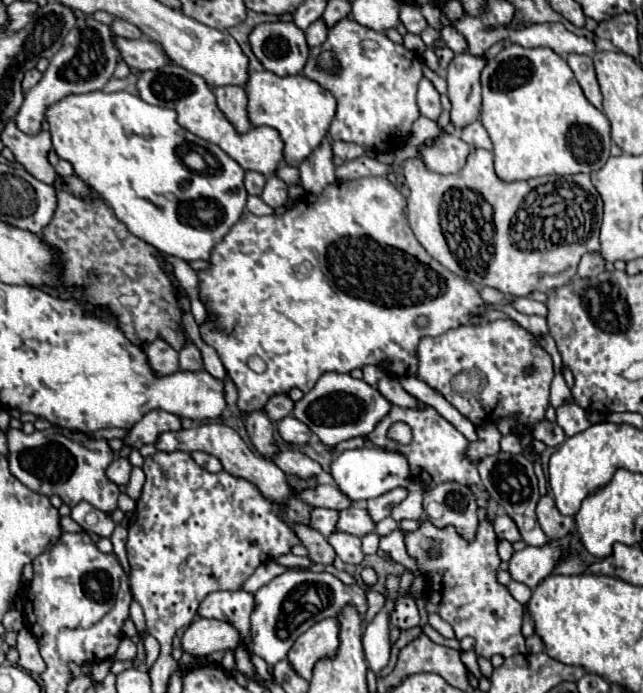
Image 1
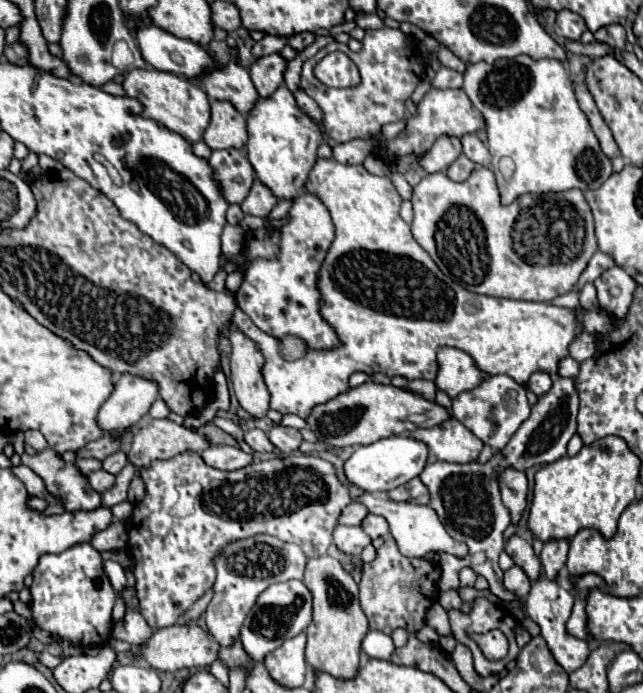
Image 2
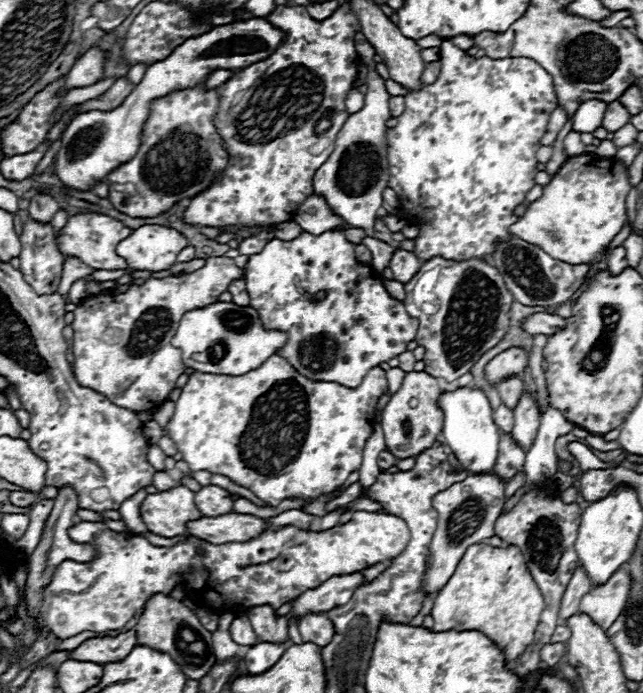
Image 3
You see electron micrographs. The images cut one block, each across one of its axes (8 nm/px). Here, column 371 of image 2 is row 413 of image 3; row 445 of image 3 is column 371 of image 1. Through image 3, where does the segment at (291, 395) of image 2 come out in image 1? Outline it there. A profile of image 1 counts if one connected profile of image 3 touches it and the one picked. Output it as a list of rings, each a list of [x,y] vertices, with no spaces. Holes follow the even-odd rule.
[[[368,176],[368,178],[356,178],[356,180],[334,180],[324,188],[322,194],[304,194],[296,204],[286,210],[284,214],[272,214],[272,216],[254,216],[250,212],[244,212],[240,220],[232,226],[232,230],[224,236],[224,240],[212,250],[210,256],[210,268],[204,272],[198,272],[200,276],[200,298],[204,298],[206,310],[216,314],[216,322],[202,324],[200,334],[202,340],[216,348],[228,376],[234,380],[238,388],[238,410],[250,412],[256,408],[264,408],[266,402],[276,394],[288,394],[292,388],[300,388],[304,394],[310,392],[316,384],[316,380],[324,372],[342,372],[350,374],[354,368],[364,368],[366,364],[382,368],[386,374],[404,378],[404,376],[416,376],[418,368],[418,342],[424,336],[440,336],[452,328],[468,326],[468,324],[480,324],[480,314],[488,312],[488,302],[482,300],[478,290],[466,282],[464,278],[452,274],[446,270],[440,262],[436,262],[416,240],[412,234],[408,220],[406,220],[406,198],[400,194],[396,184],[392,184],[386,176]],[[424,316],[428,320],[426,326],[416,326],[416,318]],[[250,356],[260,356],[266,362],[266,372],[256,374],[246,366],[246,360]]]

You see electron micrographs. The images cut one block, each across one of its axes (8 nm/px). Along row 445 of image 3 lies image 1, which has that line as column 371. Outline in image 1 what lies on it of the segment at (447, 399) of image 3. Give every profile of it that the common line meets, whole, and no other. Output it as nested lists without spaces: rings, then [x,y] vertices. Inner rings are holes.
[[[364,446],[364,448],[356,448],[356,450],[346,450],[338,458],[334,458],[330,474],[336,480],[338,488],[354,502],[378,498],[378,496],[382,496],[398,486],[410,484],[408,460],[404,460],[404,456],[400,452],[392,452],[386,448]]]

